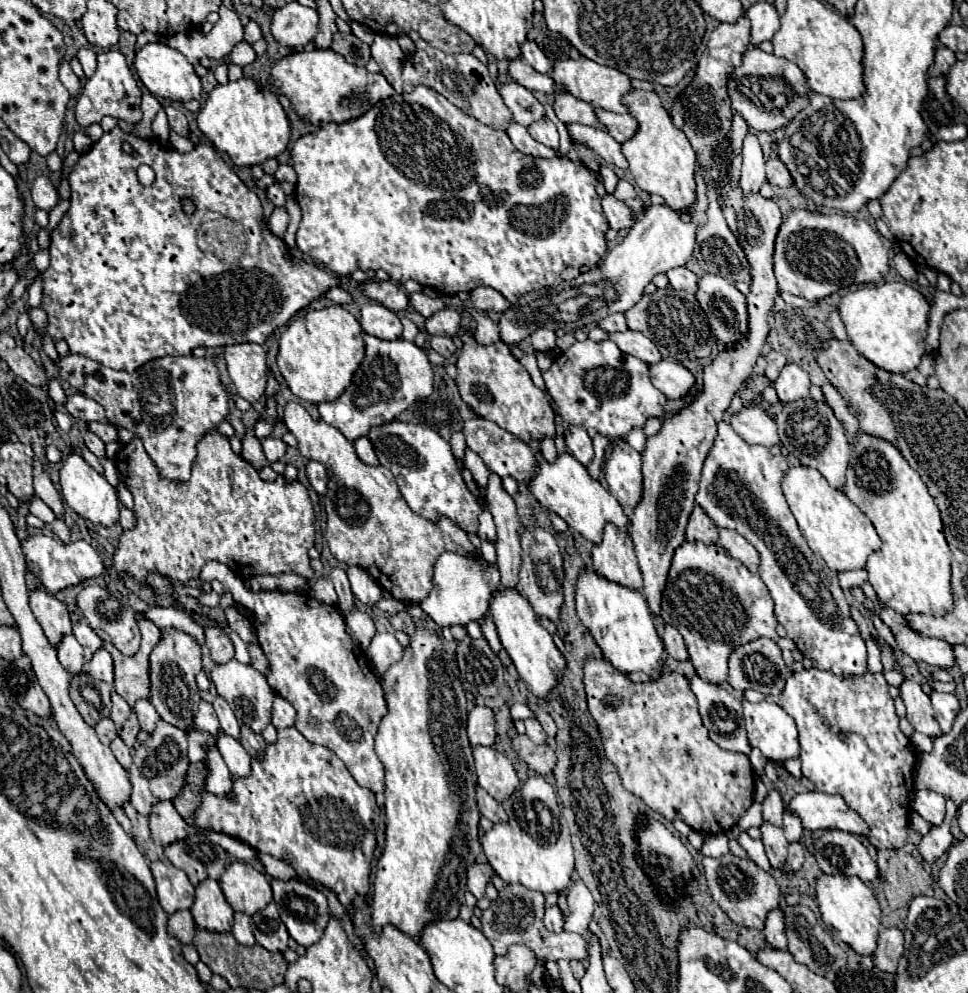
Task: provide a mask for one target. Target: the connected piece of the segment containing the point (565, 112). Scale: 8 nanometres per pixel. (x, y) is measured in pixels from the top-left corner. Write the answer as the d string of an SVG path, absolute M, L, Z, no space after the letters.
M557 93L553 99L553 109L555 109L555 115L559 117L559 121L563 121L563 123L585 123L585 125L601 127L597 123L593 107L581 99L575 99L569 93Z

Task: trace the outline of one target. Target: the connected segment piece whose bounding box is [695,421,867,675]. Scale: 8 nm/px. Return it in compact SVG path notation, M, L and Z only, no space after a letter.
M719 421L719 435L705 459L703 475L699 483L699 491L695 495L695 501L705 509L705 513L713 519L717 527L733 529L741 533L759 553L761 565L759 565L759 577L767 585L773 601L775 601L775 617L785 627L787 637L795 641L797 649L803 653L803 657L813 659L817 669L833 671L837 675L863 675L867 673L867 651L865 641L861 639L861 633L851 619L849 605L845 601L845 595L833 575L829 579L827 567L821 559L815 557L815 553L805 543L797 521L785 501L785 495L781 491L781 477L783 471L789 467L787 459L783 455L771 455L767 447L763 445L749 445L745 443L729 423Z

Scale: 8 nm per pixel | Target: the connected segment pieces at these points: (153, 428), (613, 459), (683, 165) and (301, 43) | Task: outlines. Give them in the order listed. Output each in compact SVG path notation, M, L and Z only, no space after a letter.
M73 353L59 357L55 365L59 369L61 381L67 381L73 389L79 389L79 393L87 395L89 399L103 403L109 425L117 429L127 429L143 441L143 447L147 455L153 459L155 467L159 469L159 475L169 481L185 483L191 477L191 467L197 459L197 443L229 415L229 395L221 383L217 365L207 357L195 357L195 355L161 357L141 365L133 373L115 371L111 367L95 363L93 359L87 359L83 355L73 355Z
M615 441L611 445L611 455L603 465L605 479L609 483L611 495L621 503L621 507L631 513L631 509L641 499L641 455L627 441Z
M631 89L623 95L623 103L627 103L627 111L631 117L637 119L639 127L637 133L621 143L621 151L629 163L629 171L639 189L647 193L657 193L665 199L665 203L673 211L687 211L689 205L695 201L695 151L689 139L675 127L669 111L663 109L661 99L655 91L635 91Z
M297 1L275 9L271 17L271 33L283 47L305 47L315 39L319 15L311 7L303 7Z

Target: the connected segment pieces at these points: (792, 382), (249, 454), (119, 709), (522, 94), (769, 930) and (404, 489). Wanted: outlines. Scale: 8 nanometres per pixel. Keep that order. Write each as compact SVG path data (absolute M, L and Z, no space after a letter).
M787 363L787 365L781 369L779 377L775 379L775 391L777 391L781 403L809 397L809 389L811 389L809 373L803 371L803 369L801 369L799 365L795 365L795 363Z
M247 433L247 437L245 437L245 441L243 441L243 453L241 453L241 457L247 459L257 471L261 471L263 467L269 465L269 461L265 459L261 441L259 441L255 435L249 435L249 433Z
M115 691L111 693L111 703L113 703L113 707L111 707L111 719L113 719L115 727L121 729L121 725L123 725L123 723L127 721L127 717L131 715L131 707L129 707L127 701L125 701L123 697L119 697Z
M509 81L509 83L499 83L497 85L497 91L499 95L503 97L503 103L509 107L513 119L523 125L523 127L529 127L531 123L539 121L545 117L545 109L543 105L535 99L535 95L525 89L523 85L515 83L515 81Z
M773 909L773 911L767 915L763 935L765 935L765 941L767 941L769 947L775 947L775 949L785 949L785 947L787 947L785 923L783 923L783 913L781 913L781 909Z
M391 421L371 427L367 437L375 447L379 463L393 473L403 499L413 511L431 521L435 521L439 515L447 515L467 533L477 533L477 515L481 513L481 503L477 503L475 495L469 493L461 473L457 471L451 447L439 433L419 423Z

